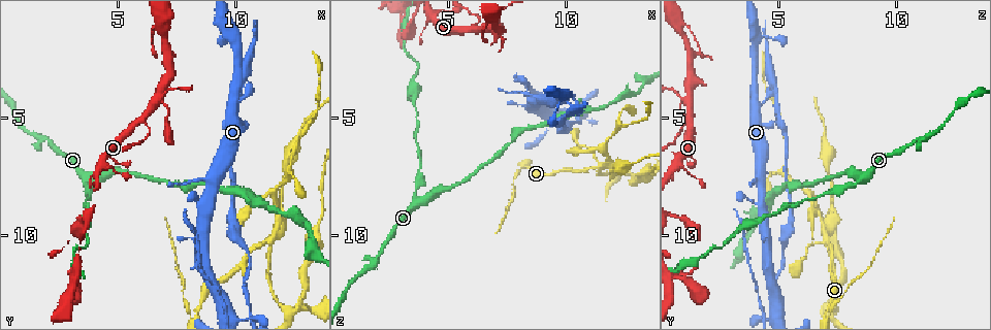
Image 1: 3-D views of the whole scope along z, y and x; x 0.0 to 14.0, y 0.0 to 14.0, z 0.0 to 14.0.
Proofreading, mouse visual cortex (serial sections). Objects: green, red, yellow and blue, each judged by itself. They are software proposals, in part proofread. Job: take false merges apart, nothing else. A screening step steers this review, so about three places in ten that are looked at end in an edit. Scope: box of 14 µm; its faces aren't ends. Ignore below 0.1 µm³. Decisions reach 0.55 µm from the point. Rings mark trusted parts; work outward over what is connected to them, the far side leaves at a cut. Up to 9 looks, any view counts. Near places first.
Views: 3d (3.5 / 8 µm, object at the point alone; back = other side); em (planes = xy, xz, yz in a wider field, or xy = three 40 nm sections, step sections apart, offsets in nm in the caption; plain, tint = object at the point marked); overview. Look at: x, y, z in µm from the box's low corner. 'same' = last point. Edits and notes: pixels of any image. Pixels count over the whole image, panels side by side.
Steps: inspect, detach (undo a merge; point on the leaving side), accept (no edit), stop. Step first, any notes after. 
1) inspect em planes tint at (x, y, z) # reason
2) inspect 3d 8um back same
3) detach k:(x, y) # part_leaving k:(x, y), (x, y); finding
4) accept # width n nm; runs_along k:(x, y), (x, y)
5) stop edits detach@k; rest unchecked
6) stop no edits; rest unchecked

inspect 3d 3.5um at (6.8, 4.2, 1.2) # four or more arms meet

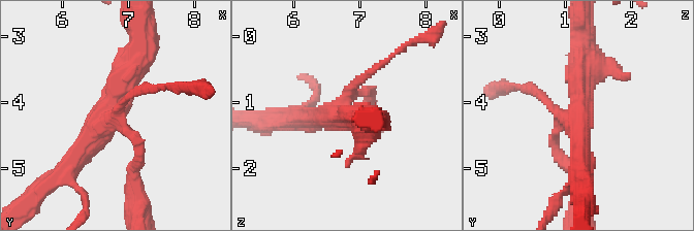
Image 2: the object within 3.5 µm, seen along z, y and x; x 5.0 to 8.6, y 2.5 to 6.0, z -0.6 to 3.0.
inspect em xy step 1 tint at (6.70, 4.20, 1.20) # shape alone is not enough

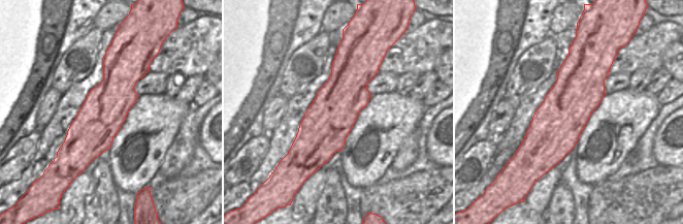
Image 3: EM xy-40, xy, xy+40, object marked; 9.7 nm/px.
accept # arm_widths 100, 150, 300, 400 nm; runs_along 2:(64, 172), (140, 55); one cell here

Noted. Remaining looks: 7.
inspect 3d 3.5um at (9.8, 4.4, 4.2) # thin neck

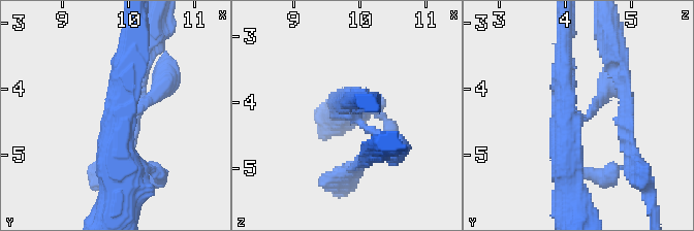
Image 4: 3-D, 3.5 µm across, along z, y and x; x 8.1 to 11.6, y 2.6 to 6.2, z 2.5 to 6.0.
inspect em xy step 1 tint at (9.85, 4.45, 4.10) # shape alone is not enough

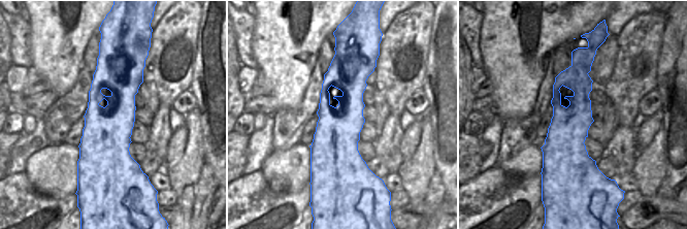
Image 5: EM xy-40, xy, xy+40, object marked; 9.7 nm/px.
accept # arms 3; runs_along 4:(117, 188), (113, 130), (164, 86); continuous, no second cell

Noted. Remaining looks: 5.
inspect 3d 3.5um at (3.6, 7.5, 8.6) # three arms meet

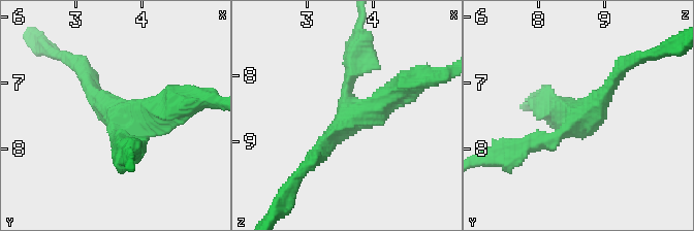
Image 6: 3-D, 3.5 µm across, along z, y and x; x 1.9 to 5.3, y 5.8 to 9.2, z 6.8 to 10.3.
inspect em xy step 5 tint at (3.65, 7.50, 8.60) # arms 3; arm_widths 200, 200, 350 nm

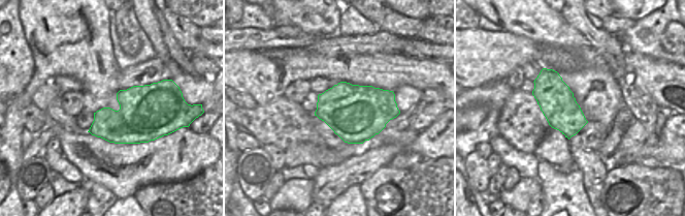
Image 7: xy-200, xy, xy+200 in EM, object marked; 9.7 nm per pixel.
inspect em xy step 2 tint same # cut it another way

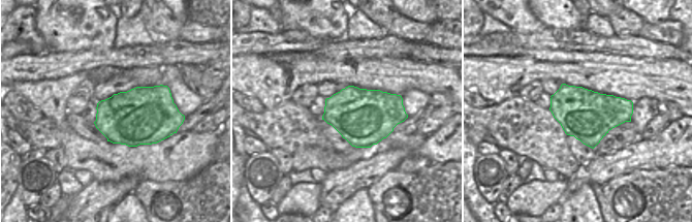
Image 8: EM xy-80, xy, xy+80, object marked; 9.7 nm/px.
accept # runs_along 6:(316, 156), (348, 119), (408, 83); continuous, no second cell

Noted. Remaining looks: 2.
stop no edits; rest unchecked

